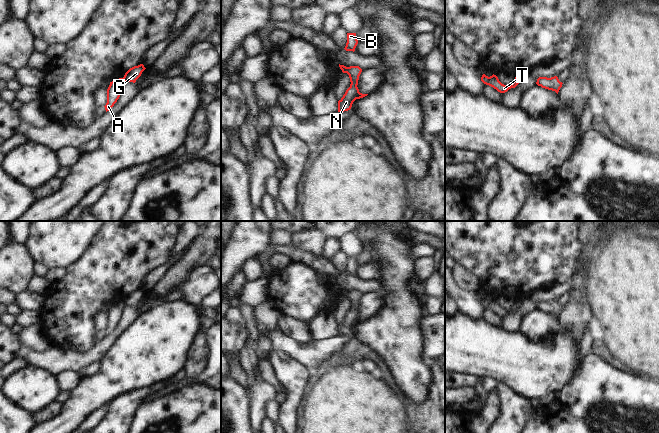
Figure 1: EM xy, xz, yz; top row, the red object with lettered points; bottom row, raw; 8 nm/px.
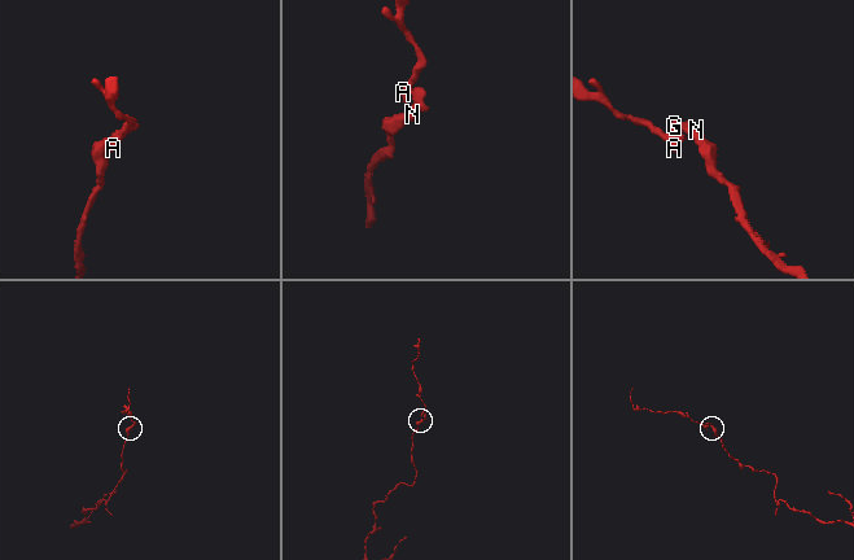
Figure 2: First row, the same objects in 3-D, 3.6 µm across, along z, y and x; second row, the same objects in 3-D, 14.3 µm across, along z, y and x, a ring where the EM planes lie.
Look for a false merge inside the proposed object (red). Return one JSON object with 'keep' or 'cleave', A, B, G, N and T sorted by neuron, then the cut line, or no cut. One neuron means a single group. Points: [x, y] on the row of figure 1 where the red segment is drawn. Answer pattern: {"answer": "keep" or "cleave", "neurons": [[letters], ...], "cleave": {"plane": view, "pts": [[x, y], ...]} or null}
{"answer": "cleave", "neurons": [["A", "B", "T"], ["G", "N"]], "cleave": {"plane": "xy", "pts": [[122, 78], [125, 81]]}}

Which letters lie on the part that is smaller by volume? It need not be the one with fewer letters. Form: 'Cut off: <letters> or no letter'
Cut off: A, B, T.

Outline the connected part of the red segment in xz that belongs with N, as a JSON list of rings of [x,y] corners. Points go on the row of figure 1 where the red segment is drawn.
[[[350,66],[347,69],[347,74],[350,78],[350,87],[346,90],[343,97],[338,101],[338,112],[344,112],[351,109],[353,102],[356,99],[363,98],[368,94],[362,94],[357,87],[359,76],[362,69],[359,66]]]

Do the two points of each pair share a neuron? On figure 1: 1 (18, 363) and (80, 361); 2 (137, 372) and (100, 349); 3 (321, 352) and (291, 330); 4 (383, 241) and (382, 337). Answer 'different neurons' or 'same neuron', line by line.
1: different neurons
2: different neurons
3: different neurons
4: same neuron

